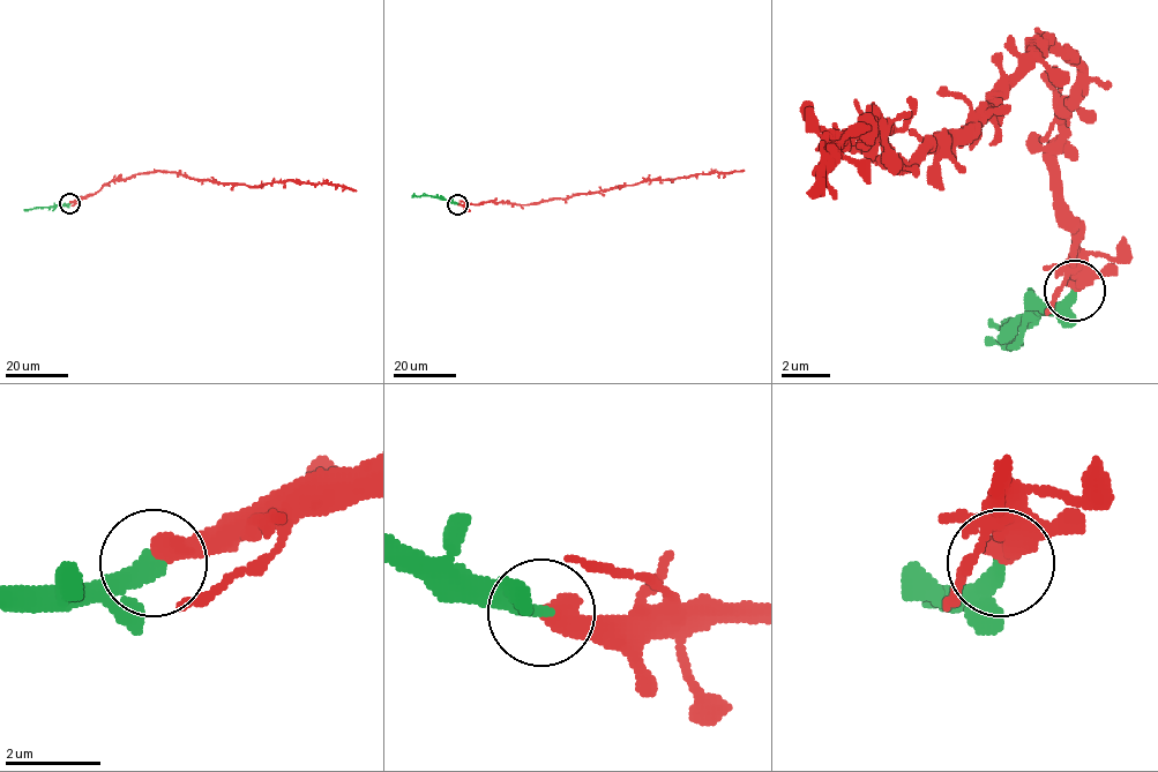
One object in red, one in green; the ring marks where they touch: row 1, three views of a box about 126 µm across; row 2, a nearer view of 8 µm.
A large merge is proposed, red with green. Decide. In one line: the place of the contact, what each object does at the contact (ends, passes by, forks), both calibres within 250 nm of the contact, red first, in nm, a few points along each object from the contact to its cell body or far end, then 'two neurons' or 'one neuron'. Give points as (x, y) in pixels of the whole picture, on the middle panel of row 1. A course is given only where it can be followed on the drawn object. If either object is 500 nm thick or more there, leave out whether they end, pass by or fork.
at (457, 204); red ends there; green ends there; 480 nm thick on the red side, 380 nm on the other; red runs (457, 203), (537, 203), (655, 179), (744, 170); green runs (457, 203), (412, 195); one neuron

